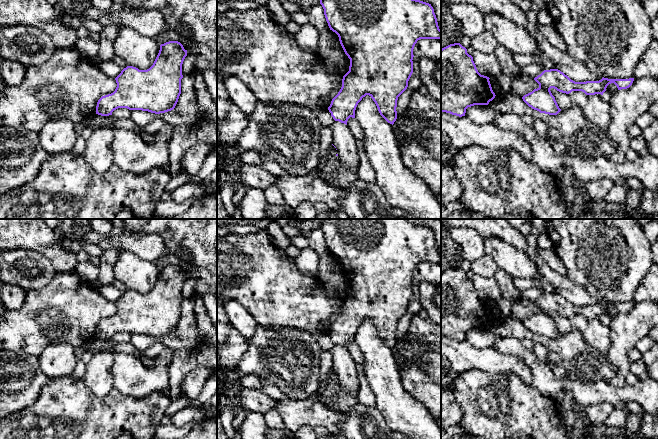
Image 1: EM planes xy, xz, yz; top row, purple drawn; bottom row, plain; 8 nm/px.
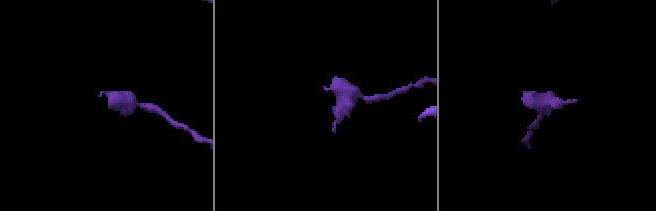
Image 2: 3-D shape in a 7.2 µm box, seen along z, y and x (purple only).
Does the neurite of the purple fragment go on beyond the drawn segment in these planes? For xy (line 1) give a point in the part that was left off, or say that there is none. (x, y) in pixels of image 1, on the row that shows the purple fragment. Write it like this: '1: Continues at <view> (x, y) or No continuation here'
1: No continuation here

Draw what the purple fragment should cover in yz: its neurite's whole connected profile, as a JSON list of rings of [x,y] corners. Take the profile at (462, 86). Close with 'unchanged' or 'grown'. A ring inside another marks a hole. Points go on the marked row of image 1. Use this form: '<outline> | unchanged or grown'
[[[460,43],[441,49],[441,112],[459,117],[474,105],[488,105],[495,98],[489,77],[481,75]]] | unchanged

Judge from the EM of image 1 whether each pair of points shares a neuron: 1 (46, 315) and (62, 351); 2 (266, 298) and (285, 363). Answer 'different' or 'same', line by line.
1: different
2: different

